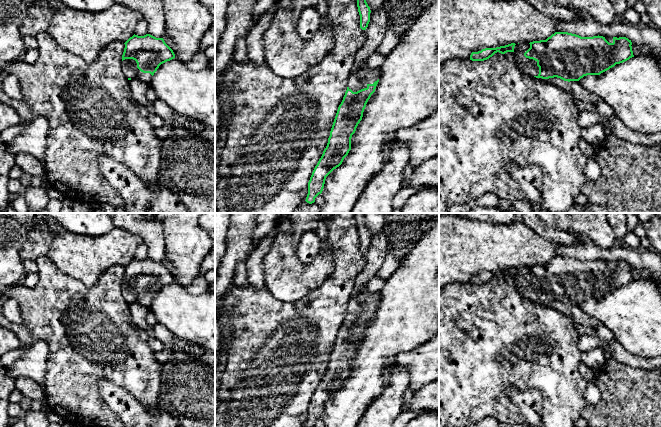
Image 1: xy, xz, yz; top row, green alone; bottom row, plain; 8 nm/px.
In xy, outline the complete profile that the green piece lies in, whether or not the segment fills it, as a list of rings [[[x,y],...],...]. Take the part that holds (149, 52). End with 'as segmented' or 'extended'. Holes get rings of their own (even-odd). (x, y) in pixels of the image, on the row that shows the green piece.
[[[134,34],[124,44],[122,70],[128,80],[139,79],[149,83],[161,64],[175,58],[163,38],[150,34]]]; extended

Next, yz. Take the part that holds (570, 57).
[[[555,32],[546,40],[530,42],[530,48],[522,54],[515,52],[521,68],[536,78],[560,78],[564,81],[579,81],[587,75],[601,73],[634,57],[632,42],[626,37],[613,37],[609,43],[603,36],[581,37],[568,32]]]; extended

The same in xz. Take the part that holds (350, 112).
[[[355,68],[348,80],[348,87],[338,107],[328,143],[308,182],[306,202],[312,204],[322,193],[326,177],[351,150],[351,138],[363,117],[363,112],[379,82],[381,69]]]; extended

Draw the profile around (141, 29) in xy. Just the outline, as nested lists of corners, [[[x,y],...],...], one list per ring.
[[[142,19],[136,25],[136,29],[135,29],[134,34],[138,35],[138,36],[144,36],[144,35],[148,34],[148,24],[144,19]]]

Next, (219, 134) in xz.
[[[223,113],[219,129],[215,132],[215,148],[222,144],[227,122],[228,122],[228,115]]]

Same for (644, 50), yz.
[[[632,43],[632,51],[634,56],[639,56],[639,55],[648,55],[654,57],[656,60],[658,60],[661,63],[661,52],[659,51],[654,51],[651,48],[647,46],[636,46],[635,44]]]

